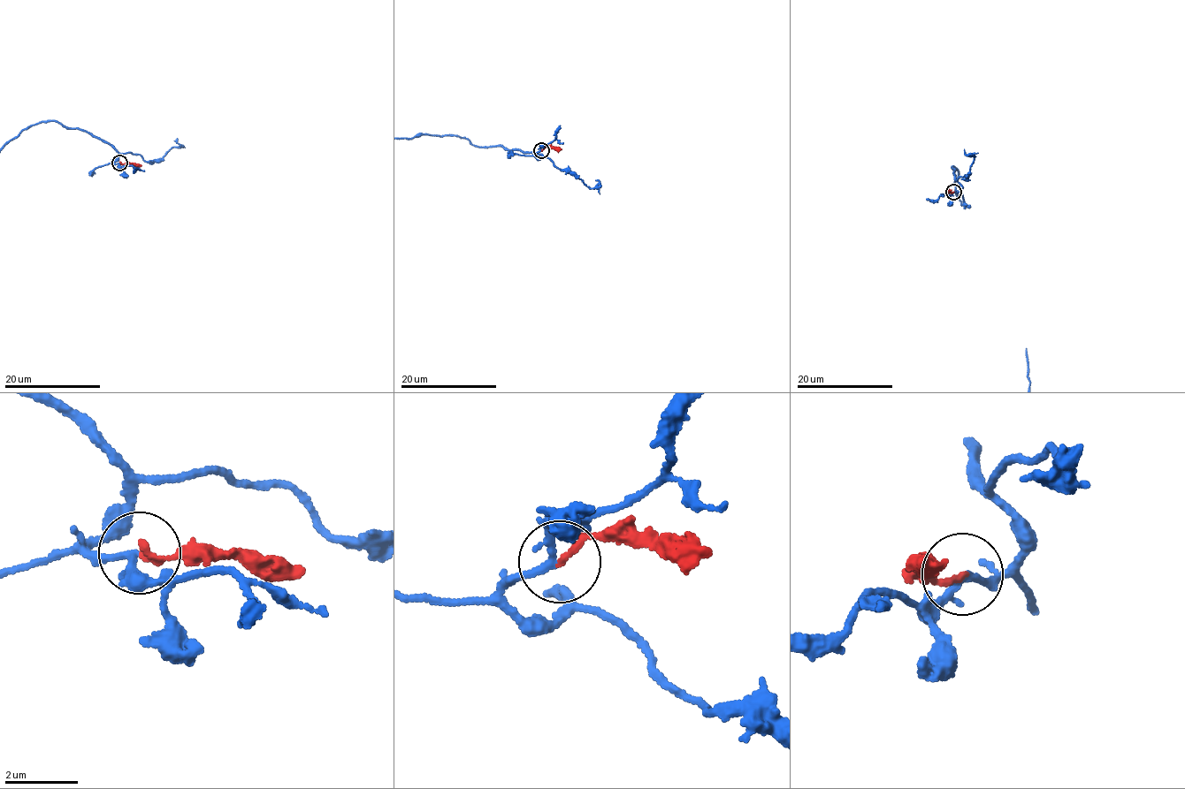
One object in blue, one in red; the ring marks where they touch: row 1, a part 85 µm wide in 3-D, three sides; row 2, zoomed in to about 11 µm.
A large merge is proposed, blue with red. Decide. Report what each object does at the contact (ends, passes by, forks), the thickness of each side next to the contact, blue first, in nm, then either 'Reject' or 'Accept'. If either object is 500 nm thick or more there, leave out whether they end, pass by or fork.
At the ring blue passes by. At the ring red passes by. Thickness 190 nm (blue) against 120 nm. Reject

